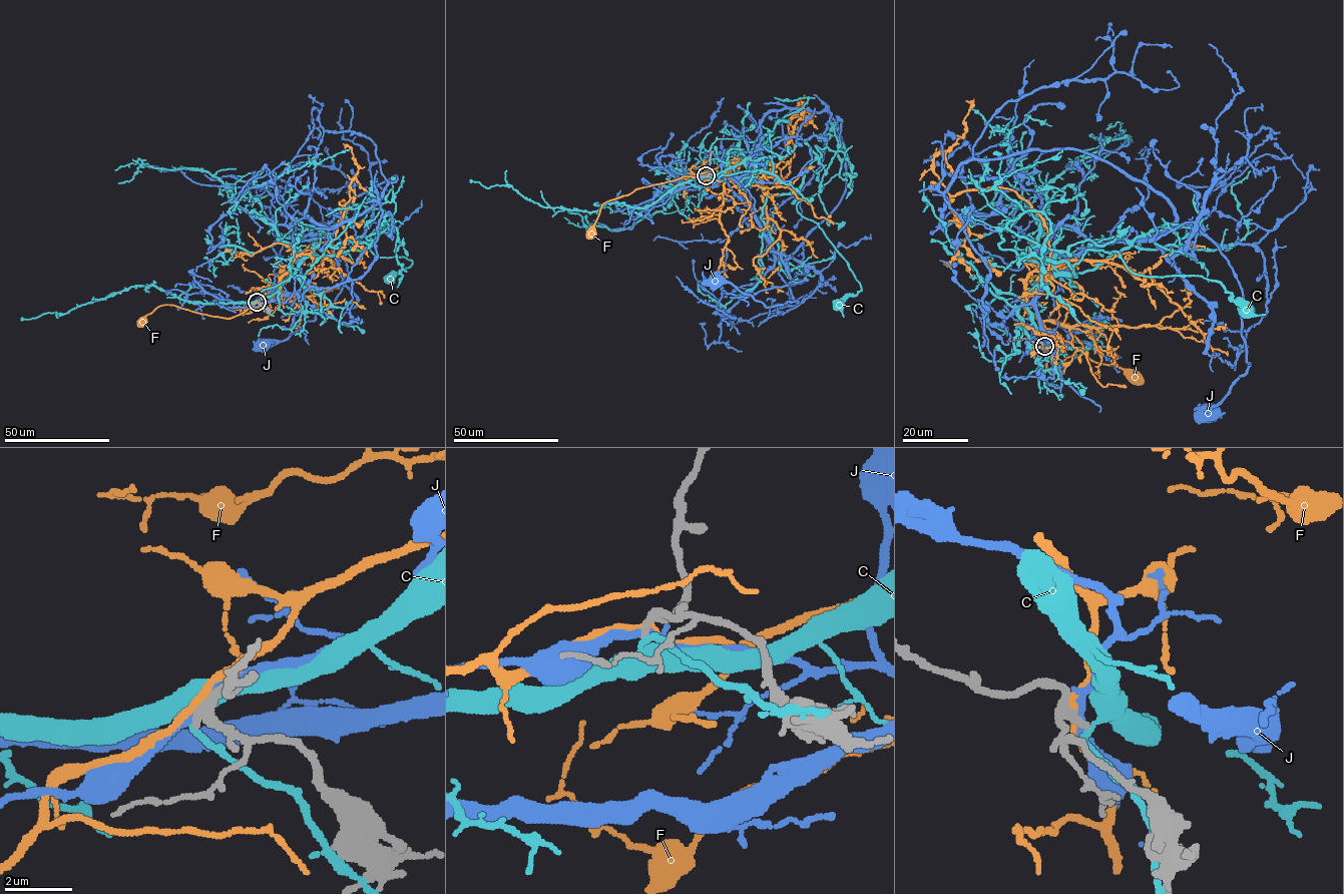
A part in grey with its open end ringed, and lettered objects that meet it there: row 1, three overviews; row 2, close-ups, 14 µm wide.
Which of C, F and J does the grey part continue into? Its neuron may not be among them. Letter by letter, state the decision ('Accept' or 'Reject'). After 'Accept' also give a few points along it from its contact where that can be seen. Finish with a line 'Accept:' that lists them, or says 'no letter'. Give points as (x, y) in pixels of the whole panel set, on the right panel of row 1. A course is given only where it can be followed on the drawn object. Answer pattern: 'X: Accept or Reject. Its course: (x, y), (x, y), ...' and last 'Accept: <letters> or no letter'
C: Reject
F: Reject
J: Reject
Accept: no letter

